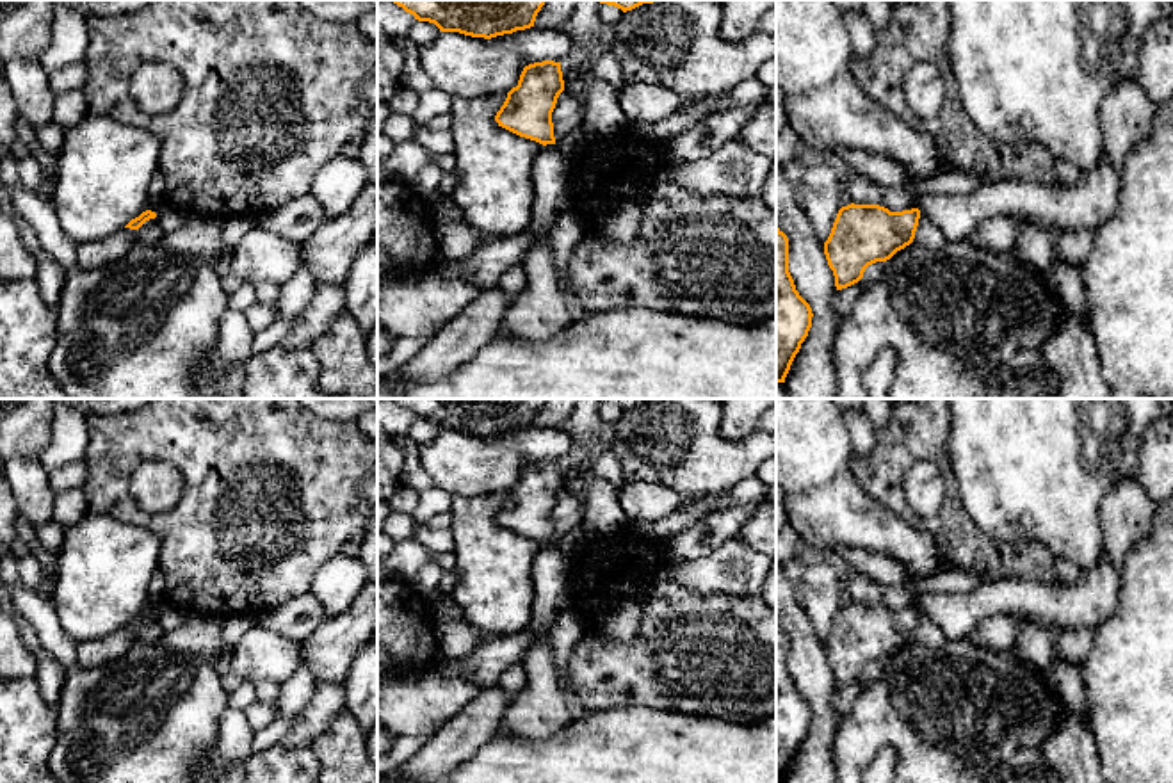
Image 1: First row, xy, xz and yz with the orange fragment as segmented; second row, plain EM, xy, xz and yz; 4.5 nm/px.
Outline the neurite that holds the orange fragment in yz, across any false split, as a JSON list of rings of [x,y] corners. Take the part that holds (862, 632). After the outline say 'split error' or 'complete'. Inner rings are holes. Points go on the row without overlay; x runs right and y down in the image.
[[[879,603],[842,605],[824,641],[837,689],[863,676],[869,664],[890,658],[915,637],[920,609],[890,610]]] | complete

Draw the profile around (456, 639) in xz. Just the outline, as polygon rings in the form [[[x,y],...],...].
[[[465,619],[436,625],[441,658],[465,658],[481,642],[481,634]]]

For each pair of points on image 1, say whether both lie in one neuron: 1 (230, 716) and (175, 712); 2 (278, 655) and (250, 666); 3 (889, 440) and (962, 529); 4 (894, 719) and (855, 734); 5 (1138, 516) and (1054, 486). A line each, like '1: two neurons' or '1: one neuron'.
1: two neurons
2: one neuron
3: one neuron
4: one neuron
5: two neurons

